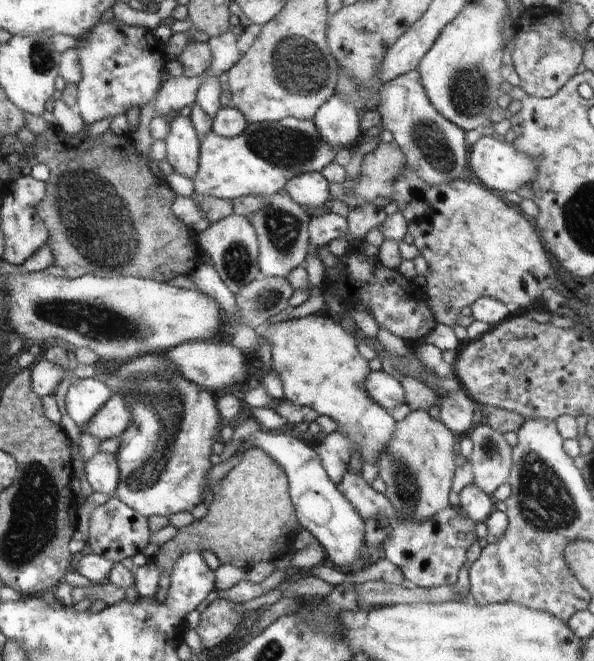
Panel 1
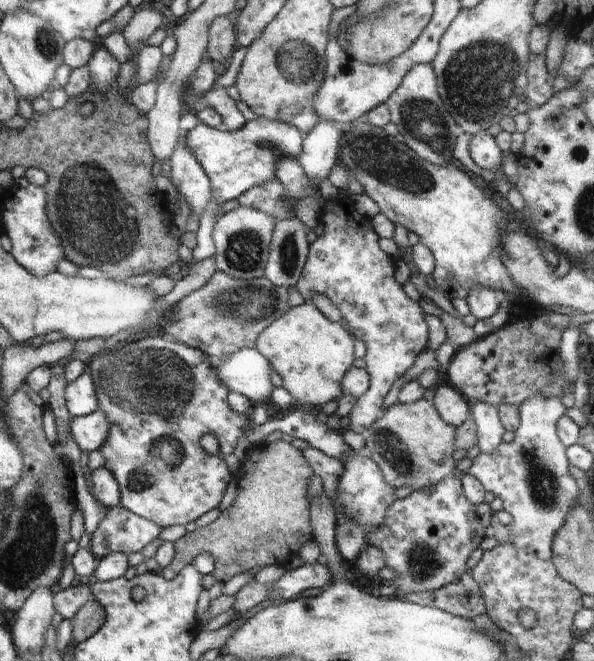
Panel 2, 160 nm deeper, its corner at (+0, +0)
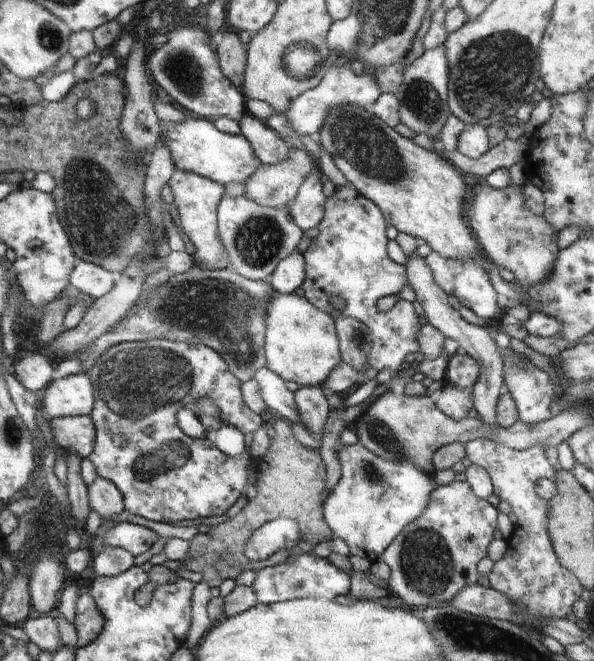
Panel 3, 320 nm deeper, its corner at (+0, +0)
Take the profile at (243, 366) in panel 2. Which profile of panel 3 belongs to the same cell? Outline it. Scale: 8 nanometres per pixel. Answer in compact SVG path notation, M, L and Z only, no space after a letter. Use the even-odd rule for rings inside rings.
M266 366L258 368L252 380L258 384L260 396L268 406L269 414L289 422L298 423L298 408L294 404L294 393L286 387L286 382Z

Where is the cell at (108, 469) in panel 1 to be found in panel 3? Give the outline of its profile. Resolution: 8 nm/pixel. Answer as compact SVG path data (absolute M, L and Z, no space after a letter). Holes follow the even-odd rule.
M97 476L87 490L90 509L94 510L100 519L112 518L126 508L122 494L110 480Z

